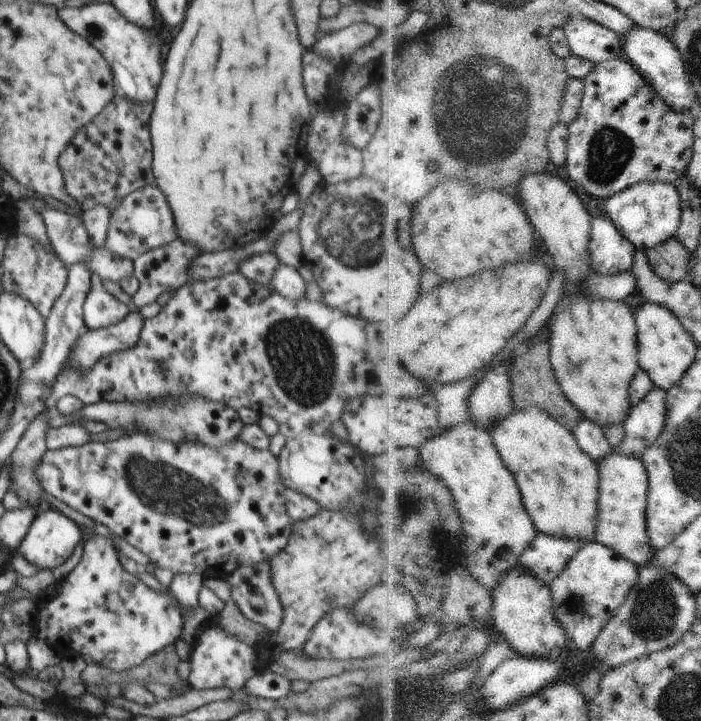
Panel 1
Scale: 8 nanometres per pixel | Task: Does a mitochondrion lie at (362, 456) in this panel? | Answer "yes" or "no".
no

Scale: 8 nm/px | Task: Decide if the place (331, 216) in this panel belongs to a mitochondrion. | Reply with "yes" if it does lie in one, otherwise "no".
yes

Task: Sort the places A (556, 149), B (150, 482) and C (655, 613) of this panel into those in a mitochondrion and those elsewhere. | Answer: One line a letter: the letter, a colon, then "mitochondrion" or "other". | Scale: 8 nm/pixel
A: other
B: mitochondrion
C: mitochondrion

